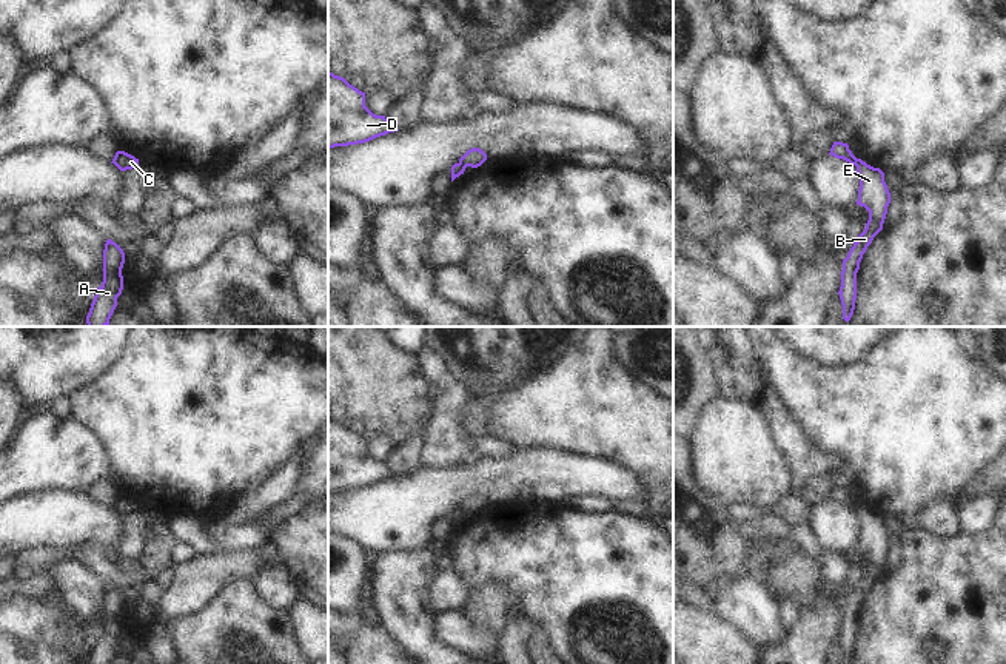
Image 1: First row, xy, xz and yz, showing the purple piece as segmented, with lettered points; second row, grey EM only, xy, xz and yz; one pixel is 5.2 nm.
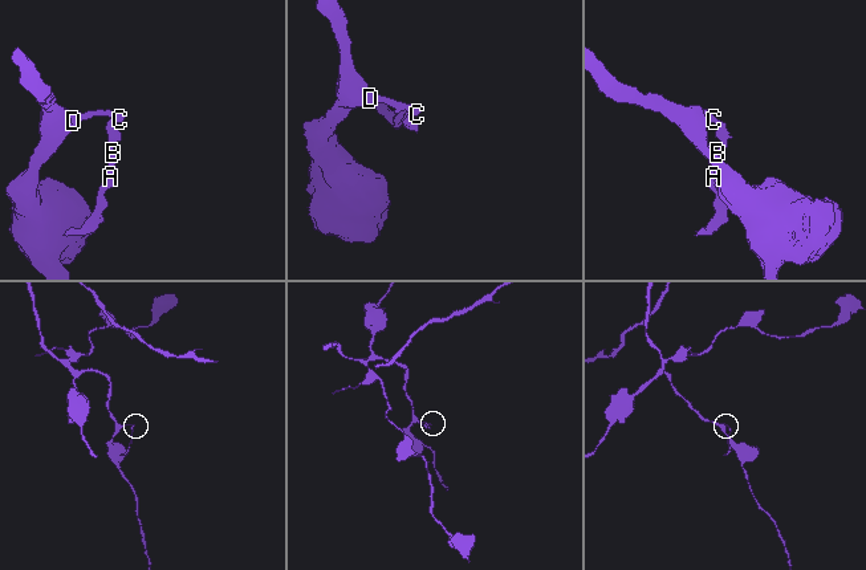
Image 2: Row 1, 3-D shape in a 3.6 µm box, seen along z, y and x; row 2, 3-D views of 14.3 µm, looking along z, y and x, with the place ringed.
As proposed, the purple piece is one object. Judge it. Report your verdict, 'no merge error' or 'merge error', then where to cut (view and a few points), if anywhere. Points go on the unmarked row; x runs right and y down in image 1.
merge error | xz (459, 507), (466, 512)

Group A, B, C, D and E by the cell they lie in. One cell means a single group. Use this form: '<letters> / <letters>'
A B E / C D

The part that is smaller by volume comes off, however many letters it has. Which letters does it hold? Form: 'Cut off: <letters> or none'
Cut off: A, B, E

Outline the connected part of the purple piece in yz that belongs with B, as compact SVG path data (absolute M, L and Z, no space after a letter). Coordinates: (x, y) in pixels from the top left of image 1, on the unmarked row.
M858 504L855 507L860 522L860 535L857 550L869 556L869 565L864 576L853 587L847 602L843 605L840 644L843 650L843 664L850 664L857 644L857 618L860 607L874 582L883 575L883 568L890 548L890 538L884 527L884 518Z

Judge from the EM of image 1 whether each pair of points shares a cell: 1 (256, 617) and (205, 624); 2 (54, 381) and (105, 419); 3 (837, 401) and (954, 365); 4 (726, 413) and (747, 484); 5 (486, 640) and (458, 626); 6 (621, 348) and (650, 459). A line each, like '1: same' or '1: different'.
1: same
2: different
3: same
4: same
5: same
6: different

